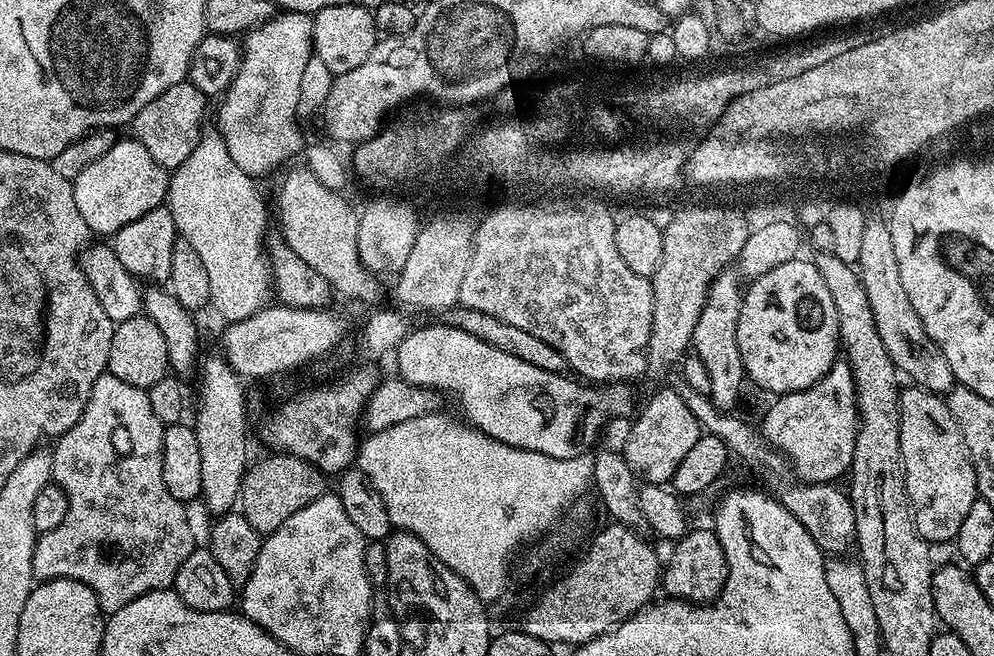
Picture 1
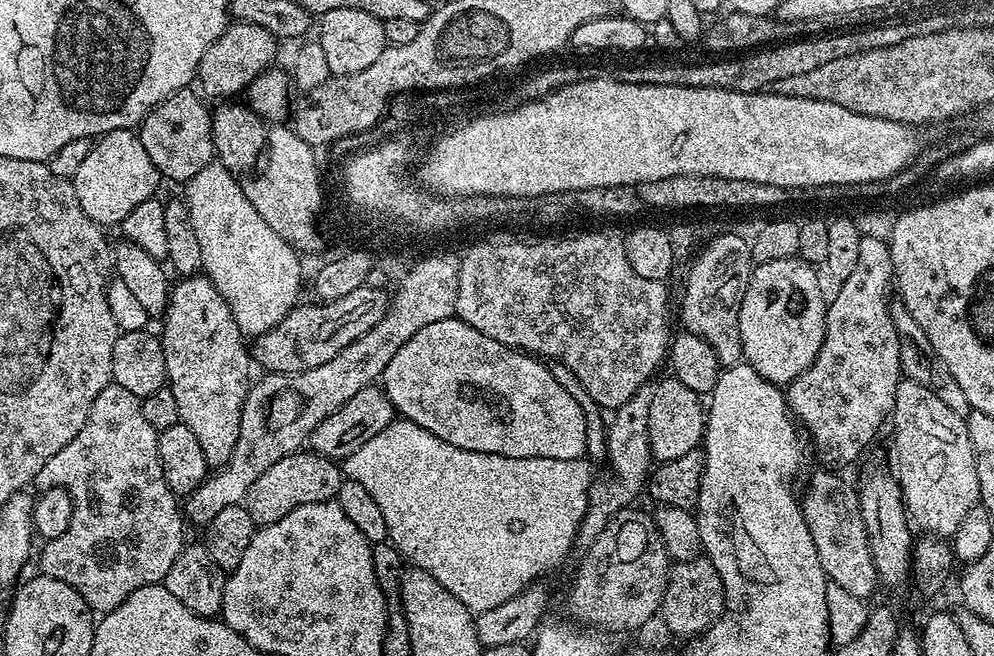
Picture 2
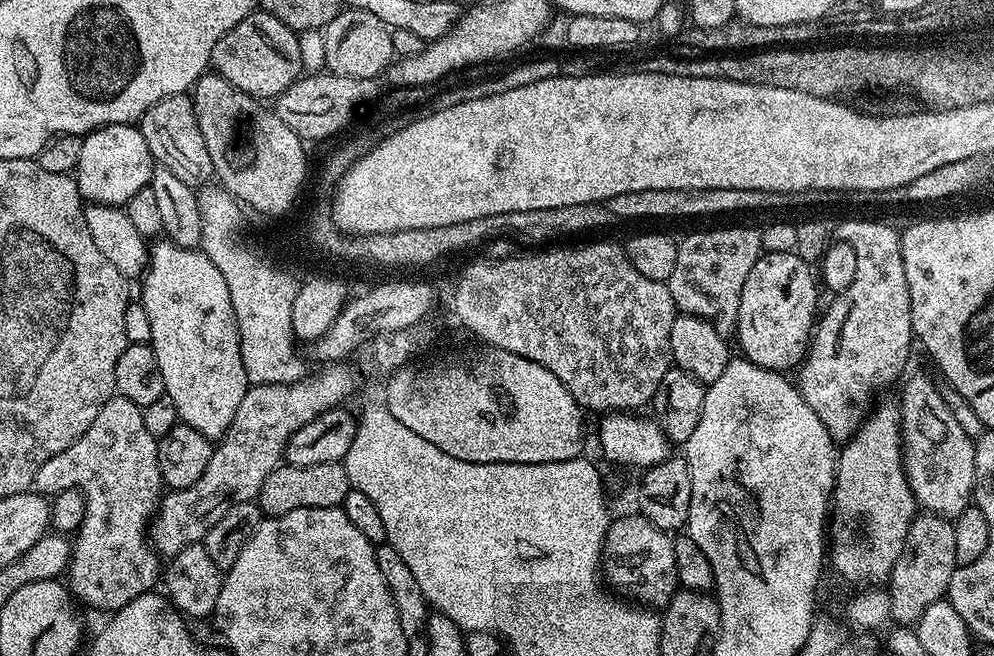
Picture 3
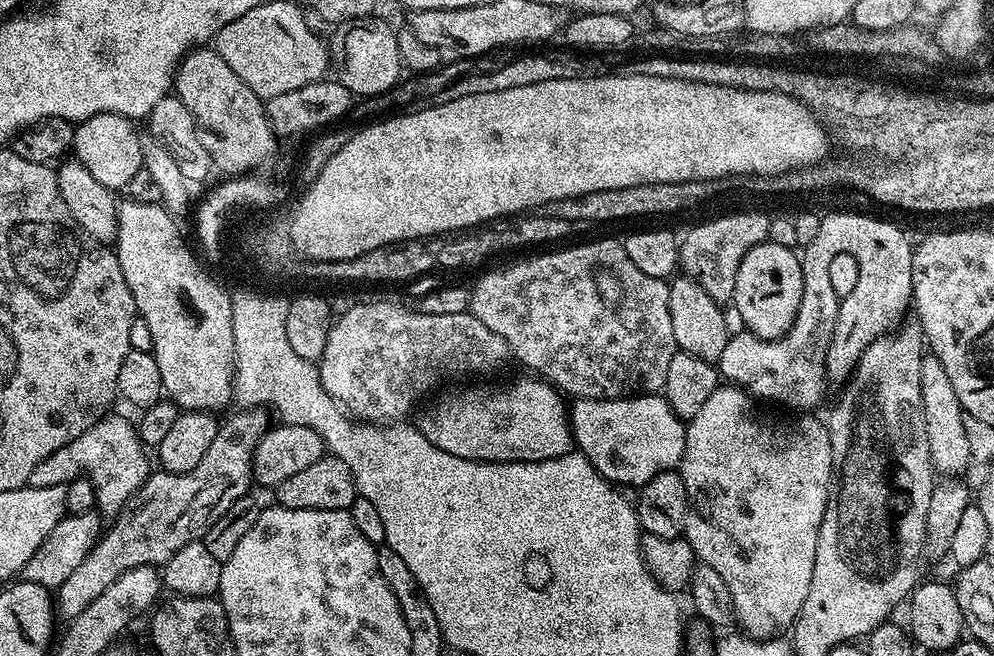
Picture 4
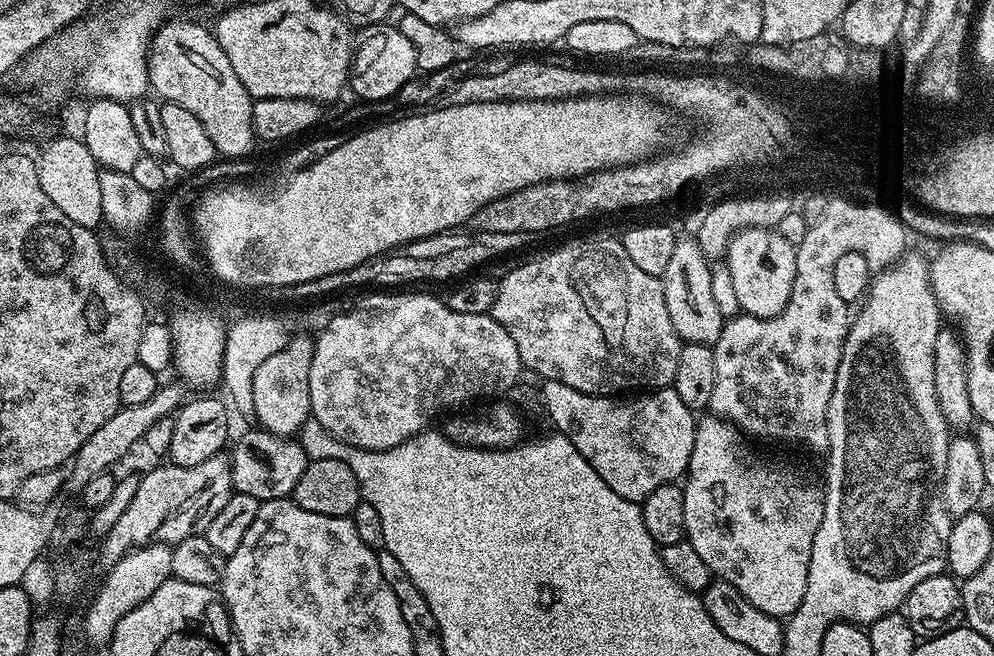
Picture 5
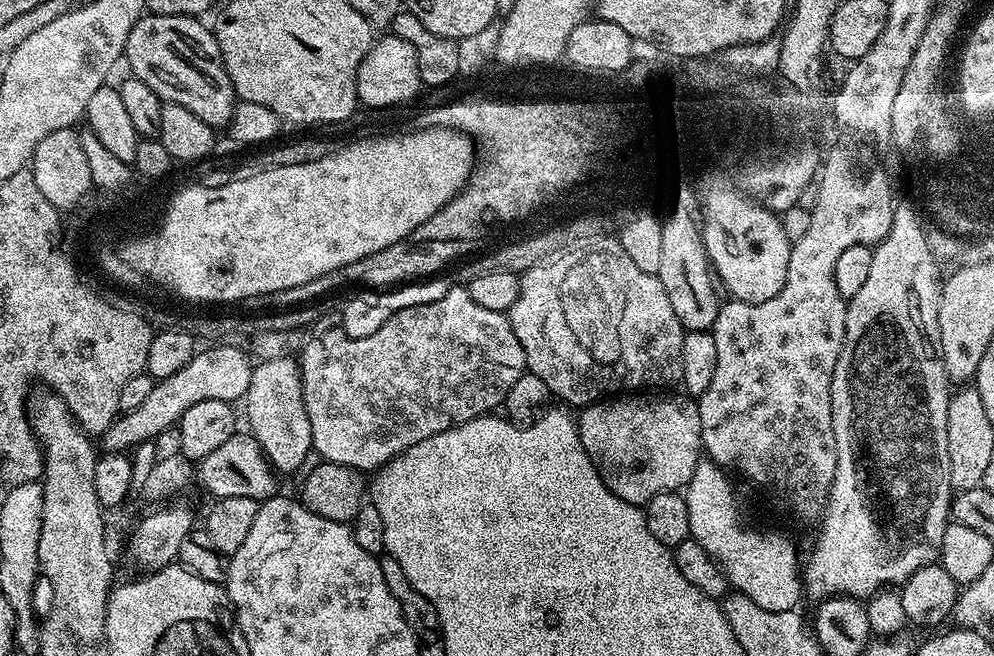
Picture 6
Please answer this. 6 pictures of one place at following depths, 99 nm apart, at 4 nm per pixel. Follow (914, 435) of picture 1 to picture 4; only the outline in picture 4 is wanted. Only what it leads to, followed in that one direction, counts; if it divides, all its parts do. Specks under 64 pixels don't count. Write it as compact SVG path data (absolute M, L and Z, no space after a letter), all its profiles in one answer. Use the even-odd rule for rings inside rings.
M925 355L920 361L920 401L926 418L926 438L930 442L932 466L937 473L952 478L970 464L972 455L970 445L966 443L965 411L960 405L958 394L954 394L954 385L946 374L942 362L934 355Z

